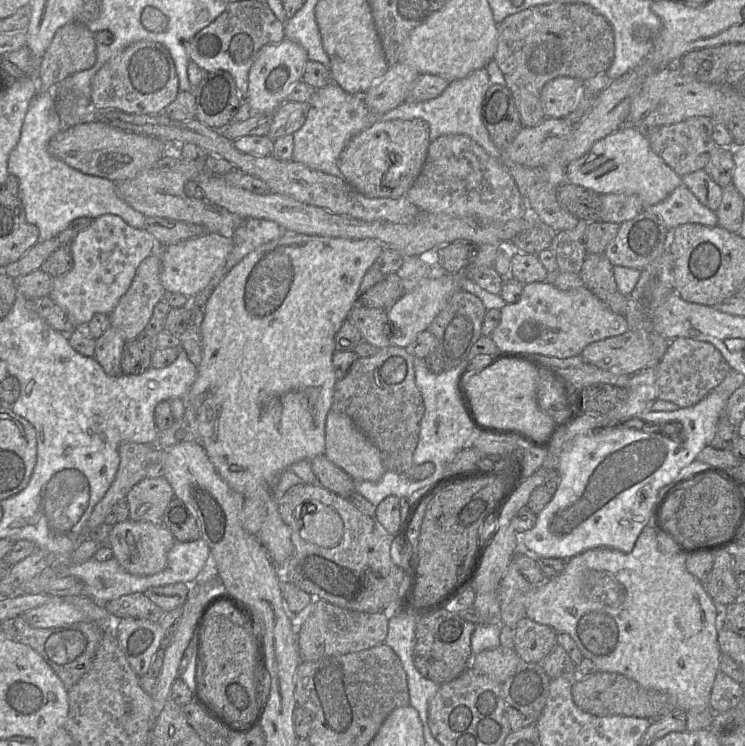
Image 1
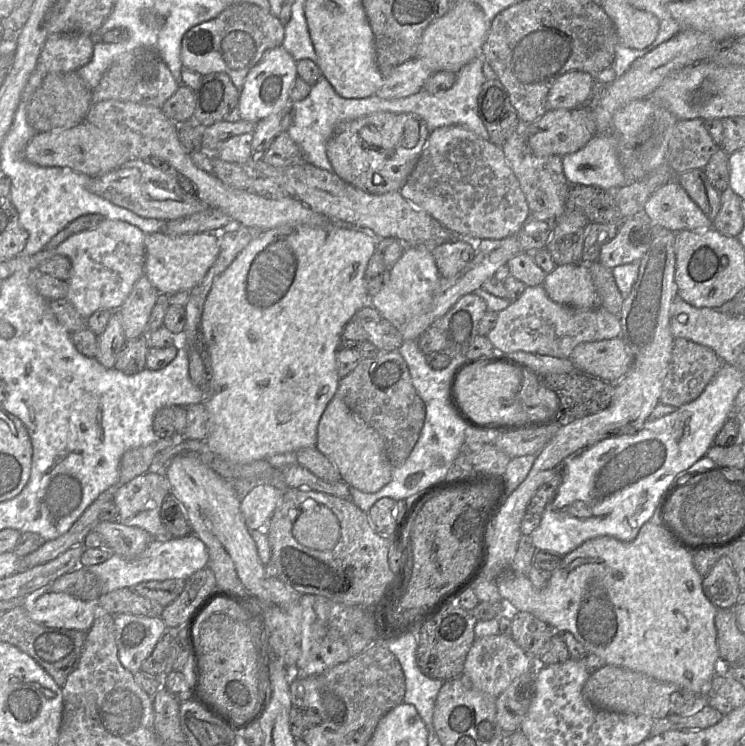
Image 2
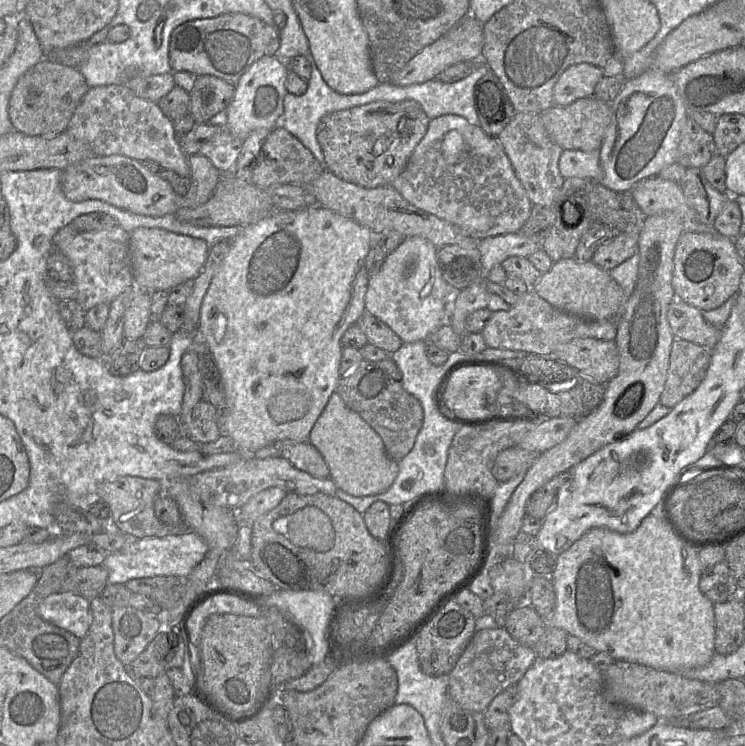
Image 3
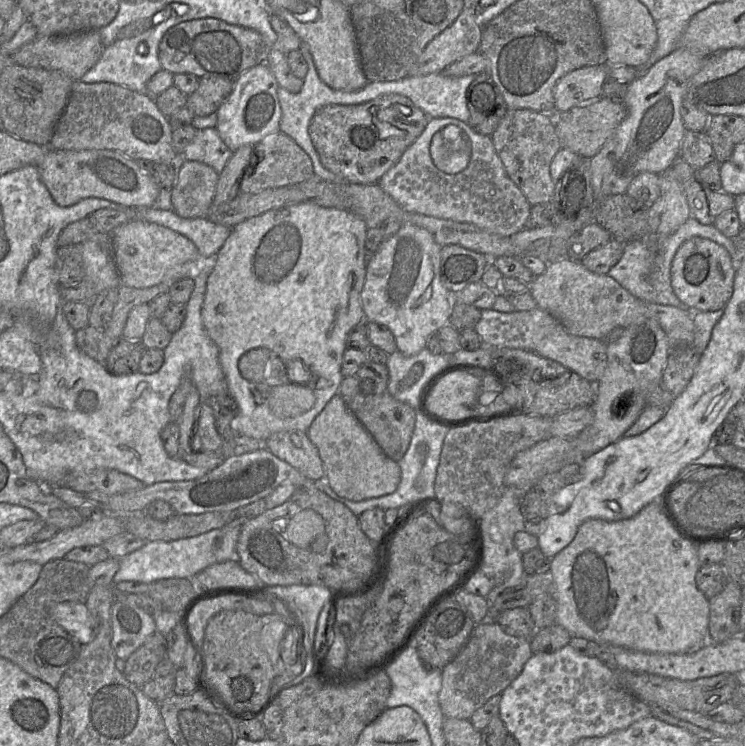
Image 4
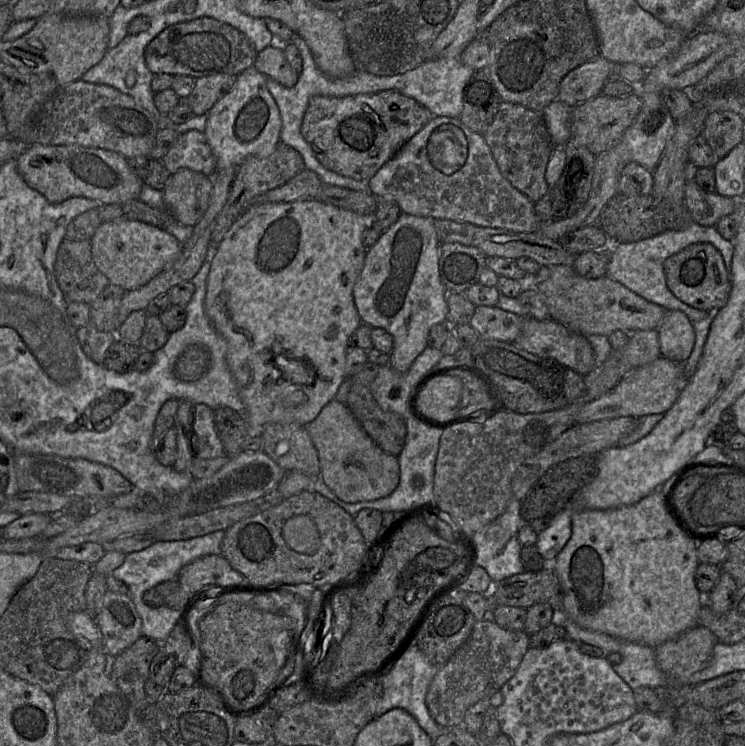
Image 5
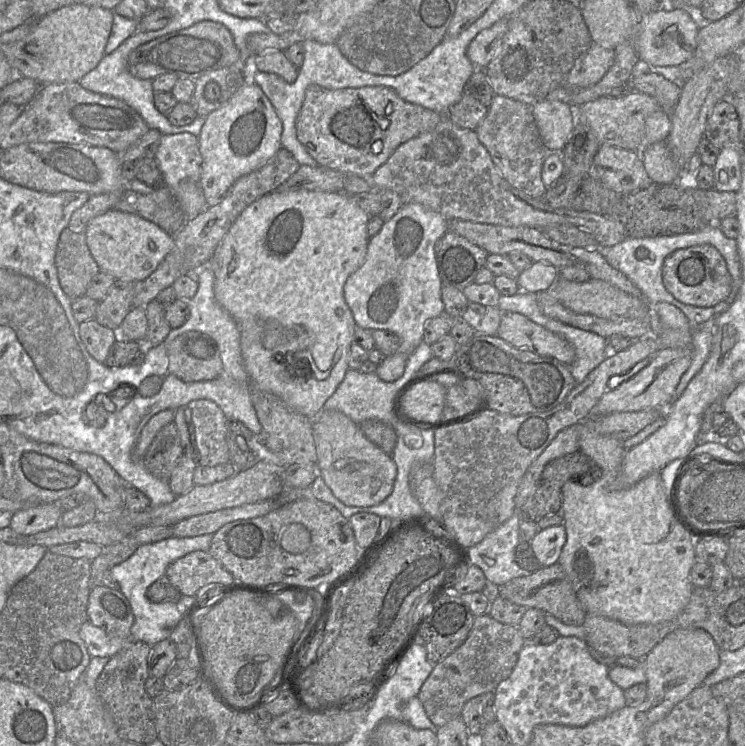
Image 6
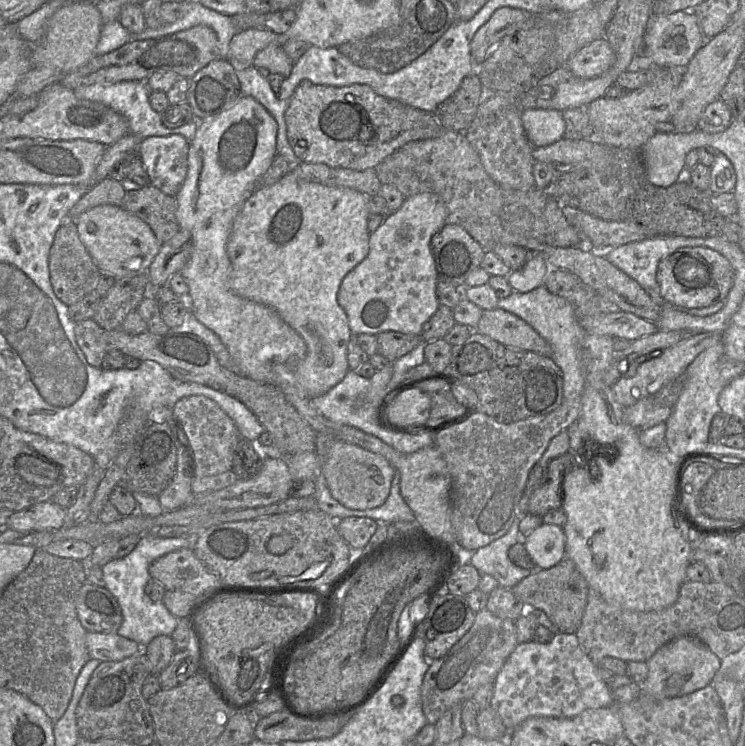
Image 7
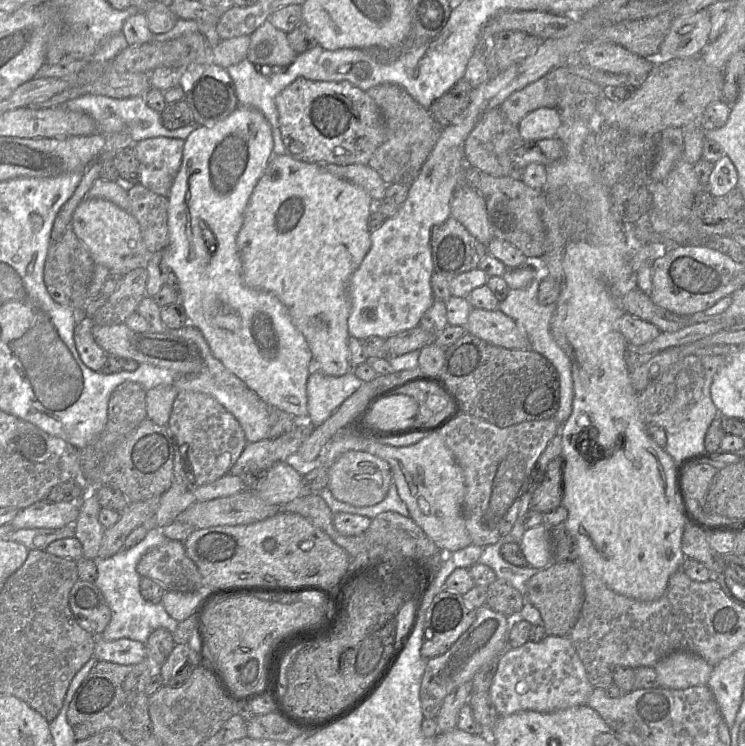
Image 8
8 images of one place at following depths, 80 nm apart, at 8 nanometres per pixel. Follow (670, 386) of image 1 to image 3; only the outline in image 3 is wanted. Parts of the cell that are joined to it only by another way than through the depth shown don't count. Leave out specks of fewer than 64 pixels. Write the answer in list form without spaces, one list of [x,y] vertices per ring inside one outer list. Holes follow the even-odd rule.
[[[675,338],[660,403],[673,408],[690,395],[704,379],[710,361],[710,350],[687,340]]]

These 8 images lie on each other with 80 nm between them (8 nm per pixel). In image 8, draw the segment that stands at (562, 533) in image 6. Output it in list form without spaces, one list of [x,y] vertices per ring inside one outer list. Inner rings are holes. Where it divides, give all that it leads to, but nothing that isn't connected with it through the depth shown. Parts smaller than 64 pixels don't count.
[[[542,523],[526,529],[520,547],[529,566],[543,570],[554,562],[550,528]]]

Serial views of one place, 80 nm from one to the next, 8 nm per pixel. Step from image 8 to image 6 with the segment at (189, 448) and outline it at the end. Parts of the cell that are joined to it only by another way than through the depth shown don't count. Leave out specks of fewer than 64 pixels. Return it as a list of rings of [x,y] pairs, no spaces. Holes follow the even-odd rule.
[[[208,399],[191,401],[185,407],[190,441],[197,453],[197,465],[214,467],[230,462],[227,417]]]

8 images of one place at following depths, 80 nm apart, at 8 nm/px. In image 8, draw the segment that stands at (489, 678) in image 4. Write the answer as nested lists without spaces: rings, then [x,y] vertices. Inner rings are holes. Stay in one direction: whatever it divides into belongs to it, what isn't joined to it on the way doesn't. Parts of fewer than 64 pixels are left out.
[[[486,604],[476,610],[473,624],[446,653],[427,659],[420,688],[424,718],[436,719],[448,694],[457,687],[473,681],[474,676],[483,666],[500,657],[508,648],[509,631],[513,620]]]

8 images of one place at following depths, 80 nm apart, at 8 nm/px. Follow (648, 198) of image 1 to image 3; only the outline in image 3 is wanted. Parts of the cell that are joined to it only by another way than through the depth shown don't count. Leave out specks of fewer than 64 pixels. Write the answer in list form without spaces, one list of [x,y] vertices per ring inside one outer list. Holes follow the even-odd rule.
[[[563,150],[559,158],[559,171],[564,179],[577,177],[599,181],[602,176],[599,150]]]

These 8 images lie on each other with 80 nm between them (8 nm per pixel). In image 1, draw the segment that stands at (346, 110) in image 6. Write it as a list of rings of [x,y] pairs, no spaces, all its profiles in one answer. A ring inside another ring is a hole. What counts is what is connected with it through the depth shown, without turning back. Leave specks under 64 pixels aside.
[[[423,120],[379,121],[347,142],[337,165],[345,180],[366,197],[397,199],[405,196],[421,173],[430,143],[429,126]]]

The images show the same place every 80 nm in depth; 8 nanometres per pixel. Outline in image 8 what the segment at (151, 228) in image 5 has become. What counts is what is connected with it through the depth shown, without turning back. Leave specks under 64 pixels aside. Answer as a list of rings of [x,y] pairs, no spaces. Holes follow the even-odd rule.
[[[83,199],[73,213],[70,227],[85,245],[95,264],[105,266],[114,275],[123,276],[134,269],[146,268],[153,254],[155,254],[147,249],[141,235],[138,220],[130,212],[105,199]]]

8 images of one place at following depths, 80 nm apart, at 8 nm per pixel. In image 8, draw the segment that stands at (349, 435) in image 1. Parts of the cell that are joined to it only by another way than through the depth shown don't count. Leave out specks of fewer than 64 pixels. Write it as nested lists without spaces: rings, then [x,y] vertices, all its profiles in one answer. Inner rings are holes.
[[[348,451],[340,455],[328,469],[328,489],[337,500],[356,507],[381,502],[392,483],[392,472],[384,459],[365,451]]]

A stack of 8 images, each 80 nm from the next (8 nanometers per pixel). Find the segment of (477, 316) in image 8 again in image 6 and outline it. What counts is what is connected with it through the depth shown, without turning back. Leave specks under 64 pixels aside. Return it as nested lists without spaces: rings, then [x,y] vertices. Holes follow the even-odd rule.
[[[500,311],[501,321],[496,336],[518,349],[552,357],[562,364],[574,362],[575,349],[565,339],[519,313]]]

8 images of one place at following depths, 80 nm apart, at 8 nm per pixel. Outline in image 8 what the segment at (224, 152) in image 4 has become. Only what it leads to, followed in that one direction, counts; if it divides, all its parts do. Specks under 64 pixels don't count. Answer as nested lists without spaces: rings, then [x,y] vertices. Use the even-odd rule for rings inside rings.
[[[157,137],[134,144],[139,161],[139,184],[168,197],[181,166],[184,143],[181,139]]]

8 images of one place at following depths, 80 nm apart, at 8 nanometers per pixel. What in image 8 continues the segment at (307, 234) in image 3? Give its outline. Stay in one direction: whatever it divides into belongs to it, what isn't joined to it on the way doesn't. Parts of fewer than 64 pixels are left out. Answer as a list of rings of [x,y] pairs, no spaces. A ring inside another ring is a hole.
[[[273,155],[254,188],[244,214],[242,227],[237,236],[237,248],[242,263],[244,283],[252,289],[266,291],[275,295],[287,307],[294,325],[303,334],[308,343],[315,367],[329,376],[343,376],[351,371],[348,351],[348,338],[350,336],[348,318],[351,312],[352,300],[349,284],[352,275],[359,268],[371,247],[371,232],[368,228],[368,221],[372,212],[373,200],[360,186],[330,174],[319,164],[300,162],[288,155]]]

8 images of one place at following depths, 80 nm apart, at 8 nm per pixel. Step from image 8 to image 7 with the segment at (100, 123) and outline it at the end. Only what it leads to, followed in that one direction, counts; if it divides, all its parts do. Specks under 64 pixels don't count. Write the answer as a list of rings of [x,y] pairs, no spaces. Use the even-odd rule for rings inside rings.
[[[120,81],[115,83],[97,83],[87,86],[79,86],[73,90],[79,99],[99,102],[125,117],[129,124],[129,134],[139,136],[142,139],[156,136],[169,136],[179,134],[189,142],[194,137],[198,128],[198,120],[192,119],[189,123],[178,128],[167,128],[163,125],[161,114],[156,112],[149,103],[150,90],[143,81]]]

